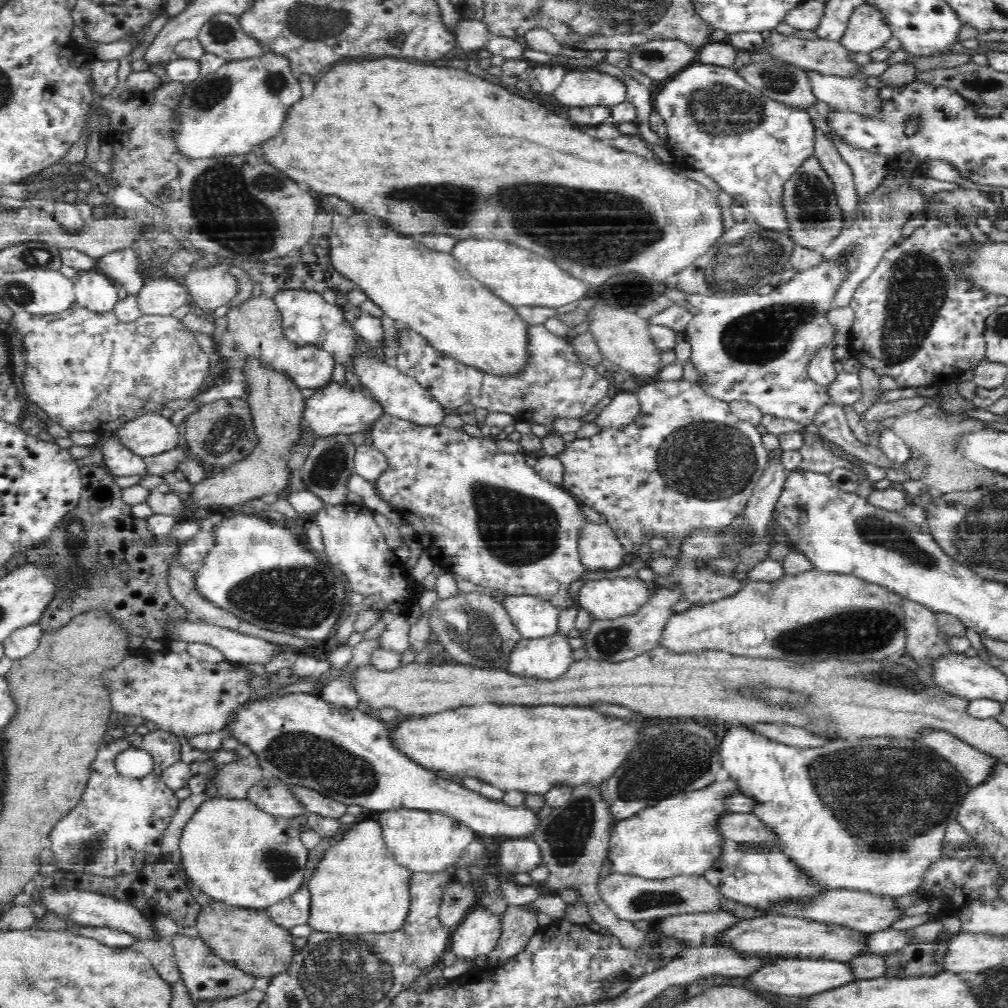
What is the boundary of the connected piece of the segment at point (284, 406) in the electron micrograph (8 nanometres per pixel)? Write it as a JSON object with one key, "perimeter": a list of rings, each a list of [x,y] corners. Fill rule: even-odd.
{"perimeter":[[[248,362],[246,367],[248,367],[246,383],[250,383],[250,394],[246,401],[251,410],[257,443],[246,458],[223,470],[216,471],[213,478],[204,479],[193,485],[192,492],[185,496],[193,510],[196,508],[213,509],[221,504],[238,508],[242,502],[248,502],[254,498],[260,499],[266,494],[284,495],[290,490],[292,468],[287,466],[292,450],[296,450],[302,438],[302,420],[306,412],[306,399],[299,388],[285,376],[267,370],[259,366],[257,362]]]}

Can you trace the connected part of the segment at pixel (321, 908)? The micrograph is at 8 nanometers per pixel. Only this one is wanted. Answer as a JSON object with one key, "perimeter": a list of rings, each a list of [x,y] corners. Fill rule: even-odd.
{"perimeter":[[[364,820],[355,823],[343,835],[342,839],[324,851],[312,878],[306,886],[312,893],[312,904],[309,920],[313,929],[339,933],[363,933],[368,931],[388,932],[401,928],[410,912],[410,884],[414,878],[414,869],[400,864],[394,853],[383,839],[378,820]]]}

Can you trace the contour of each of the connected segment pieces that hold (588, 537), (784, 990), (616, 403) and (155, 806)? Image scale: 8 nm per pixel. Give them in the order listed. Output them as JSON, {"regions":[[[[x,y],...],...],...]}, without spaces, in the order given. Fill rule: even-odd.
{"regions":[[[[590,523],[578,542],[579,559],[587,570],[614,570],[624,564],[626,549],[608,524]]],[[[786,959],[783,962],[766,966],[760,972],[750,976],[753,984],[770,990],[770,992],[780,992],[786,996],[818,996],[830,990],[836,990],[846,984],[854,983],[858,980],[858,975],[850,963],[837,962],[836,960],[819,959]]],[[[633,391],[617,393],[600,412],[594,416],[594,426],[600,430],[622,433],[640,417],[641,406],[637,394]]],[[[160,727],[148,734],[134,733],[131,736],[114,738],[110,742],[103,742],[98,748],[96,758],[89,766],[89,779],[87,780],[81,800],[72,810],[52,828],[49,840],[52,842],[51,850],[57,854],[57,864],[60,870],[74,870],[79,873],[92,873],[98,876],[115,877],[118,875],[134,874],[147,864],[158,863],[161,854],[162,833],[178,810],[180,798],[176,797],[174,789],[162,780],[163,770],[170,763],[180,760],[180,742],[174,732]],[[126,750],[144,750],[152,758],[152,770],[140,778],[128,777],[116,768],[115,761]]]]}

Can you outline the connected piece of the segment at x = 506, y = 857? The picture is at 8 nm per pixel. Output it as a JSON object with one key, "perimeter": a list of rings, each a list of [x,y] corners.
{"perimeter":[[[532,838],[504,840],[499,844],[498,852],[502,868],[514,874],[528,872],[543,864],[541,850]]]}

